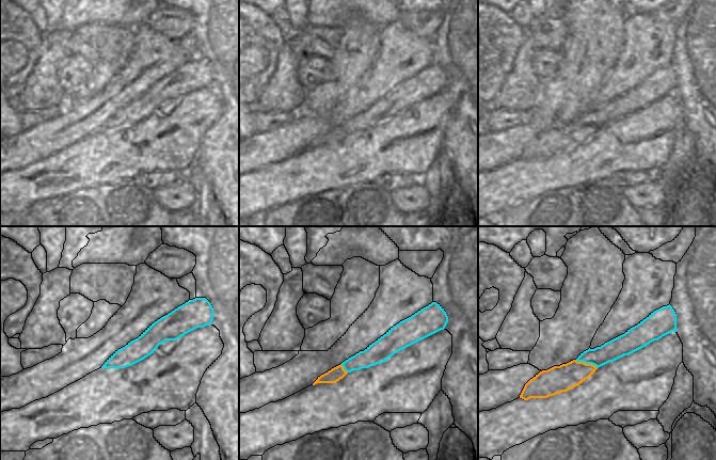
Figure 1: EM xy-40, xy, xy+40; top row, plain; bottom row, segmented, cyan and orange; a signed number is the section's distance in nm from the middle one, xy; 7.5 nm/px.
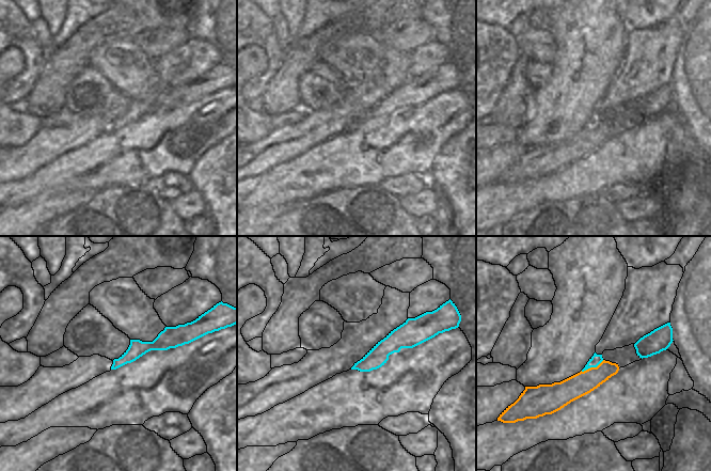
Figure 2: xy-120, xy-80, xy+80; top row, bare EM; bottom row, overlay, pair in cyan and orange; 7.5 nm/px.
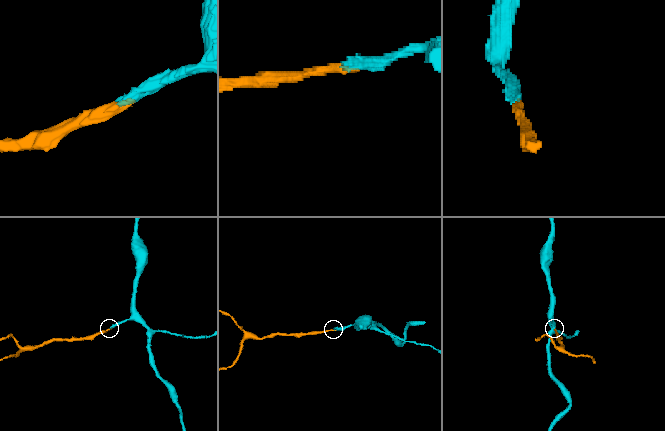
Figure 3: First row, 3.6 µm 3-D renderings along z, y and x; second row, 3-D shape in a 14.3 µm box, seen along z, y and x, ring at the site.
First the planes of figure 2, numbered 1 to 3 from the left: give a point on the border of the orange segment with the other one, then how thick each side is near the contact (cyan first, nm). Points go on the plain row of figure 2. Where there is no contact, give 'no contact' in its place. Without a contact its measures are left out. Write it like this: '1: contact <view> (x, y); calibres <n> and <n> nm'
1: no contact
2: no contact
3: contact xy+80 (591, 127); calibres 80 and 170 nm

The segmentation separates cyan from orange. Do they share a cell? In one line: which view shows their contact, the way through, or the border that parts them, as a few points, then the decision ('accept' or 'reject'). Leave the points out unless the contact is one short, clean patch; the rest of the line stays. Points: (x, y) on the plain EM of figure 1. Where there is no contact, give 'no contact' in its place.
contact in xy+40; way xy+40 (616, 109), (591, 120), (587, 124), (573, 135), (558, 140); accept

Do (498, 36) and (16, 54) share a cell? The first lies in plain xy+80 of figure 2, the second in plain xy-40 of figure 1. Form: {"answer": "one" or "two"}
{"answer": "two"}

